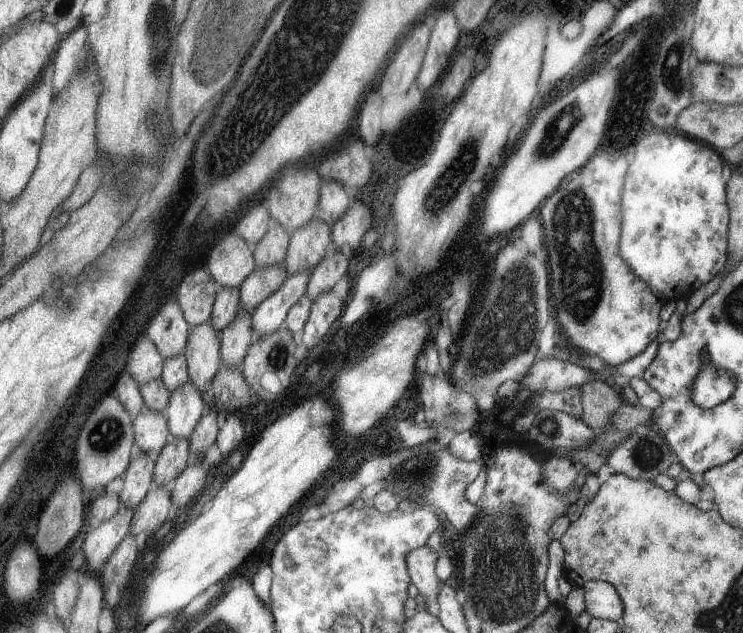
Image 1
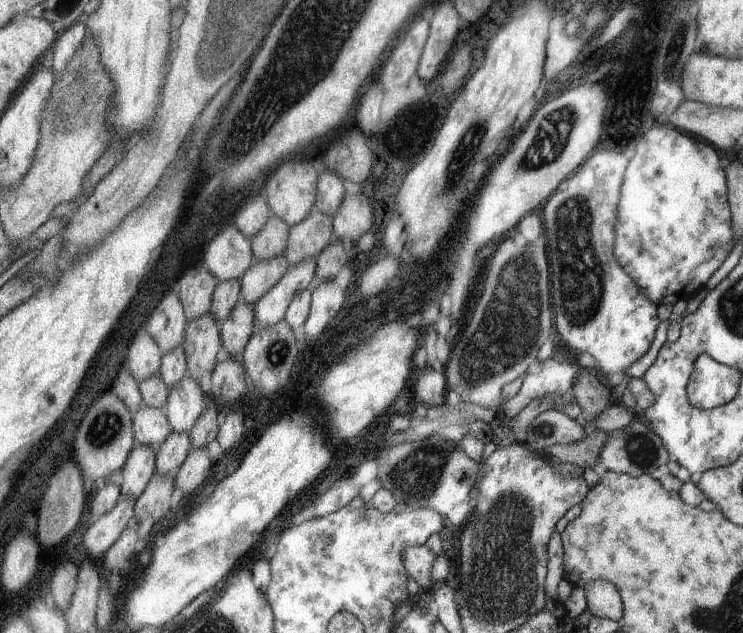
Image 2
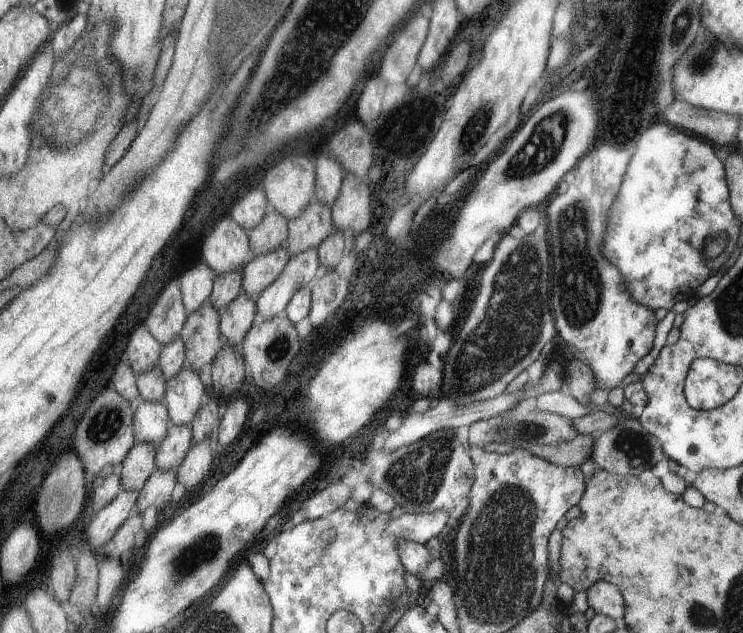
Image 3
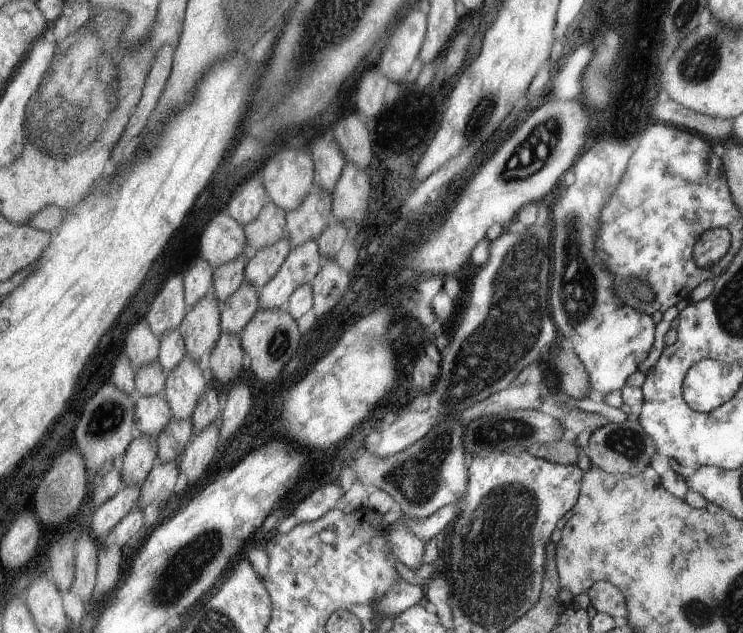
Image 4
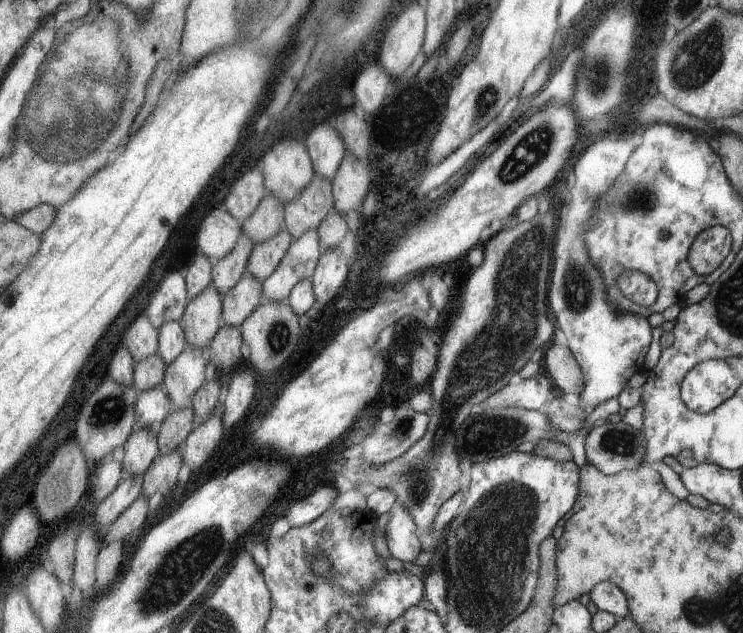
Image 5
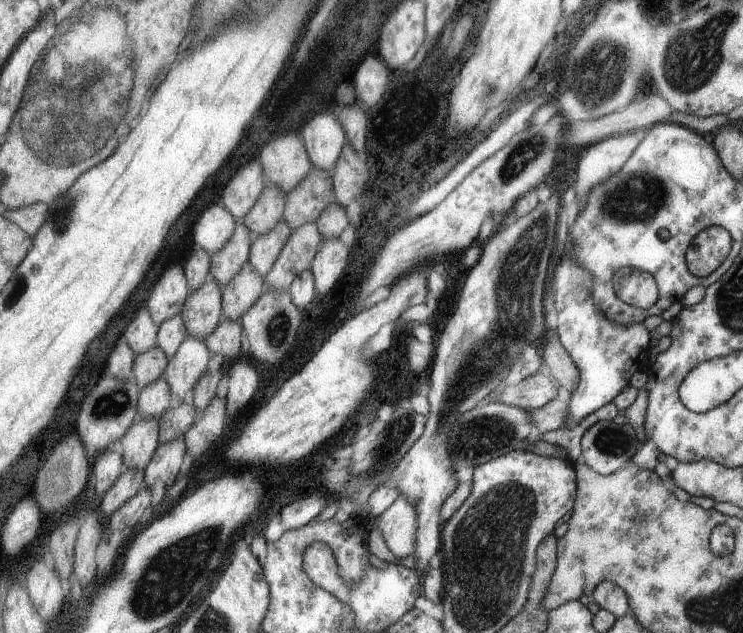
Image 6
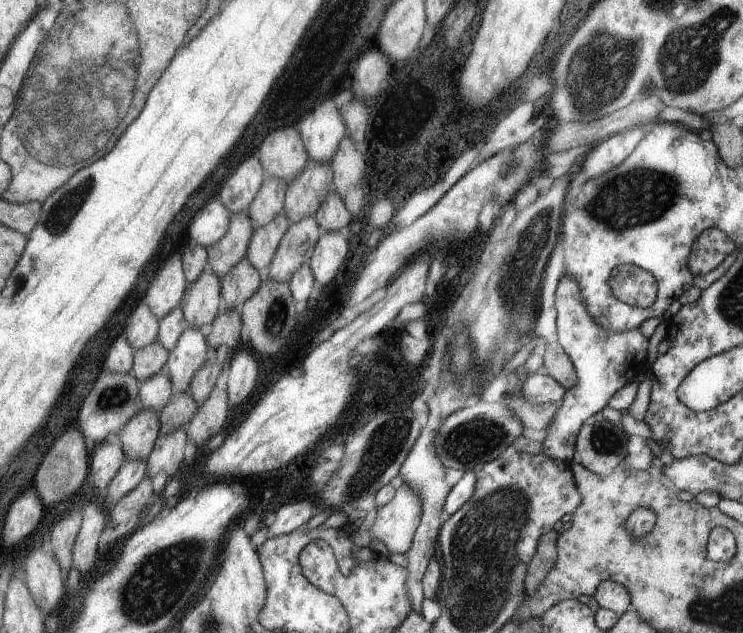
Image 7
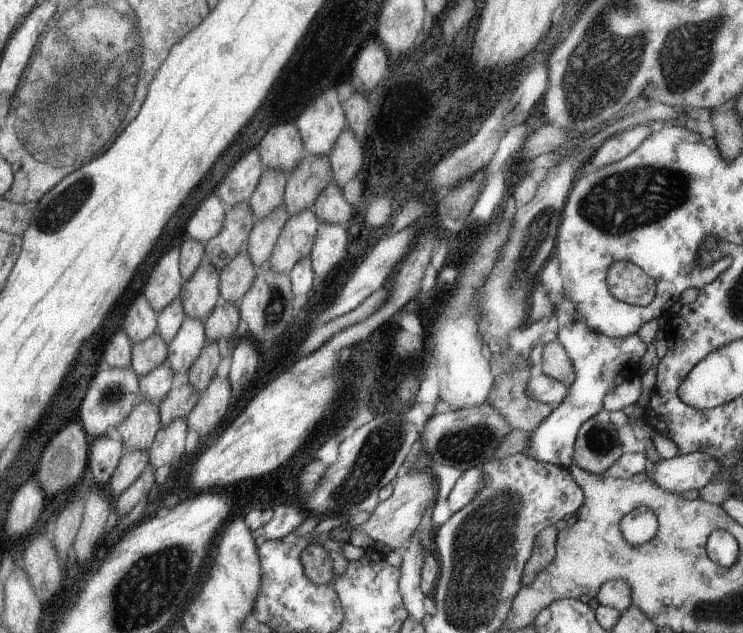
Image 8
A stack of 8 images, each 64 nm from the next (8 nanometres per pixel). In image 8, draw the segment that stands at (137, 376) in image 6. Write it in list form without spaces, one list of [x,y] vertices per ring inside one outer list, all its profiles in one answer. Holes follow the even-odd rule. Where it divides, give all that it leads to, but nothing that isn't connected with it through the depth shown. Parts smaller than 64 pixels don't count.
[[[152,334],[144,342],[132,343],[131,368],[138,376],[150,374],[154,368],[167,362],[167,344],[158,336]]]

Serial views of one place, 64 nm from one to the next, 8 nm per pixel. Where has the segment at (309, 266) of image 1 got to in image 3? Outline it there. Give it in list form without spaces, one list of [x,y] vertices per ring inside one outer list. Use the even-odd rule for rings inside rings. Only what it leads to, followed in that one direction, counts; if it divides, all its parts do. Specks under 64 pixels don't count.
[[[315,198],[296,220],[288,222],[289,238],[285,247],[290,252],[290,258],[292,254],[296,256],[300,252],[306,252],[308,248],[317,249],[335,231],[330,206],[316,202]]]

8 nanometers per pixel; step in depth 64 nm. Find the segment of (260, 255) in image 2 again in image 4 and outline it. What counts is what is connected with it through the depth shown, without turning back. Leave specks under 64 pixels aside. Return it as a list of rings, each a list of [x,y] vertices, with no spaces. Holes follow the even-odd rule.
[[[272,202],[266,204],[254,222],[243,226],[249,251],[253,253],[260,248],[268,248],[284,239],[288,234],[286,226],[287,217],[284,210]]]

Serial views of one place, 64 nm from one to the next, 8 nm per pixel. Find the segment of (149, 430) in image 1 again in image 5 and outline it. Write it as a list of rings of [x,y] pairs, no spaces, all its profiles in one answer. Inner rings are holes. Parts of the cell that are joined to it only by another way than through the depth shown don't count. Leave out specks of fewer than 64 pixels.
[[[162,387],[142,392],[137,402],[138,429],[161,425],[170,414],[169,410],[170,400]]]

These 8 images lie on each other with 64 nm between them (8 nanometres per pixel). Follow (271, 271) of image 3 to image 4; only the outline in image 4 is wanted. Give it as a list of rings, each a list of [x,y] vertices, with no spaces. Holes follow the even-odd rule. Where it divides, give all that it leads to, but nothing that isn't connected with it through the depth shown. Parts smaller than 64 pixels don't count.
[[[286,238],[268,248],[251,253],[244,268],[244,279],[254,288],[264,288],[277,275],[289,258],[292,243]]]

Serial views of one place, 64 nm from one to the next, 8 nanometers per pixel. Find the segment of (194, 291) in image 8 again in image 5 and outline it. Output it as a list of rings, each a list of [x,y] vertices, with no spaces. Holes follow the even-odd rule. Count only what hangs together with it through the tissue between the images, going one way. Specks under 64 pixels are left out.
[[[210,285],[194,300],[187,301],[179,323],[190,346],[201,349],[210,346],[222,325],[221,299],[222,295]]]

